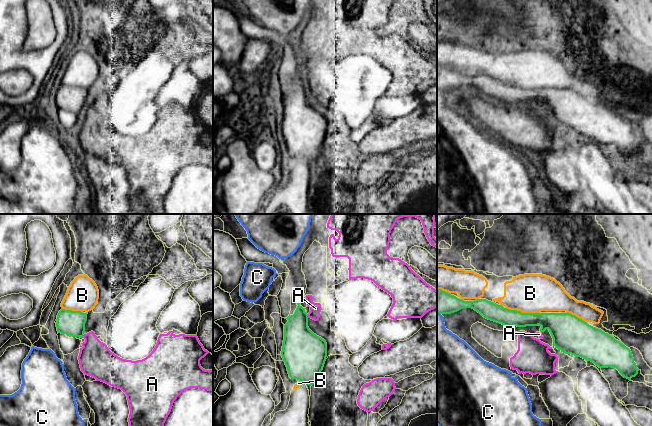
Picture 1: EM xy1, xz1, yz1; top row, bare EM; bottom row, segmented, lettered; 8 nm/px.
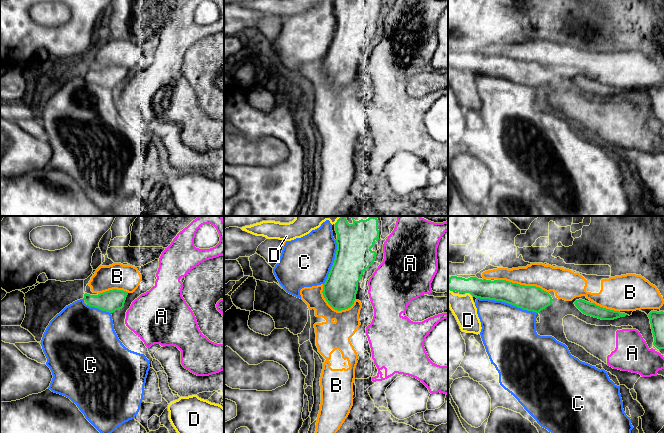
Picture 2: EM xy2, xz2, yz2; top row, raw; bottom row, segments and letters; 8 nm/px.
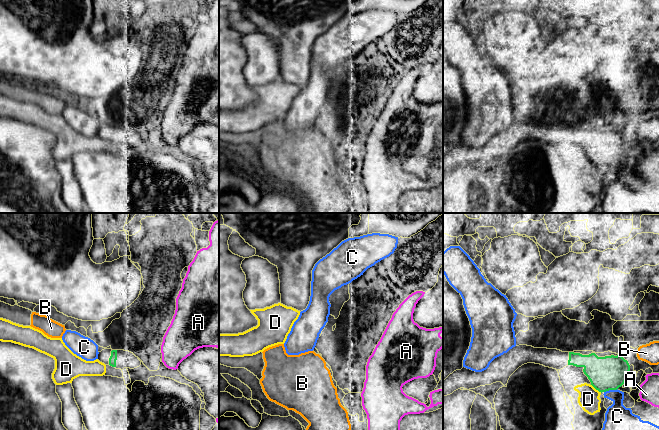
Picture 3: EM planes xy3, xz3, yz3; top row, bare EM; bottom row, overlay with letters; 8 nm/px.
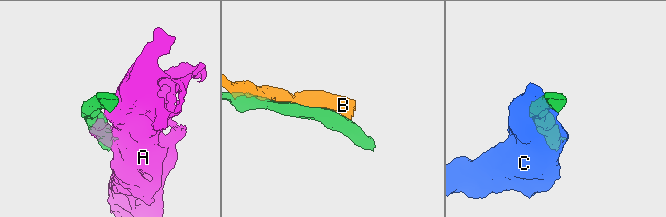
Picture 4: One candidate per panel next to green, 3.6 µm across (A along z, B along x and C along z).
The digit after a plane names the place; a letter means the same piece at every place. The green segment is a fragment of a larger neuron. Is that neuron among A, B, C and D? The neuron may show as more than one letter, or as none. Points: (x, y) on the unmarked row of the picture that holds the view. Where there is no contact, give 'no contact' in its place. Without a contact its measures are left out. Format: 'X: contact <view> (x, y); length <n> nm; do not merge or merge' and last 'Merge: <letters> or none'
A: contact xy1 (83, 111); length 40 nm; do not merge
B: contact yz2 (523, 61); length 440 nm; do not merge
C: contact yz2 (507, 78); length 500 nm; do not merge
D: contact yz3 (596, 165); length 110 nm; do not merge
Merge: none

